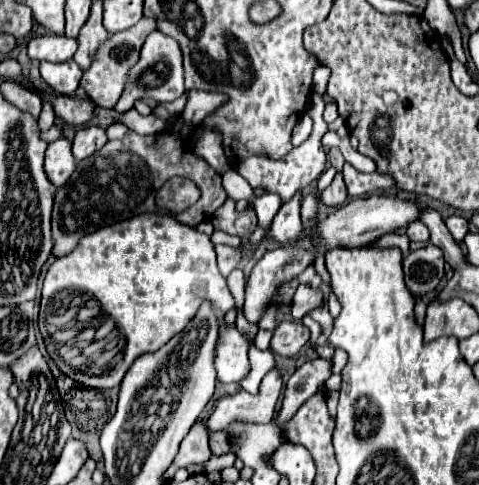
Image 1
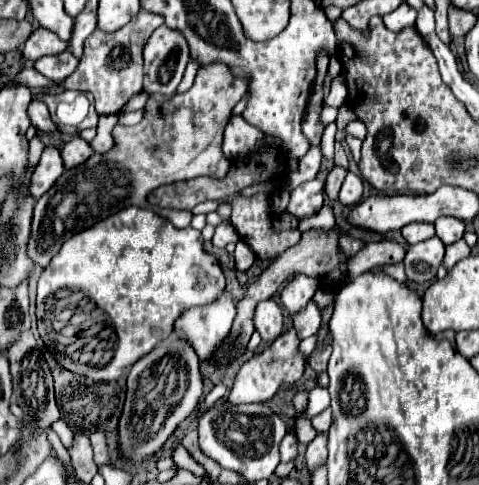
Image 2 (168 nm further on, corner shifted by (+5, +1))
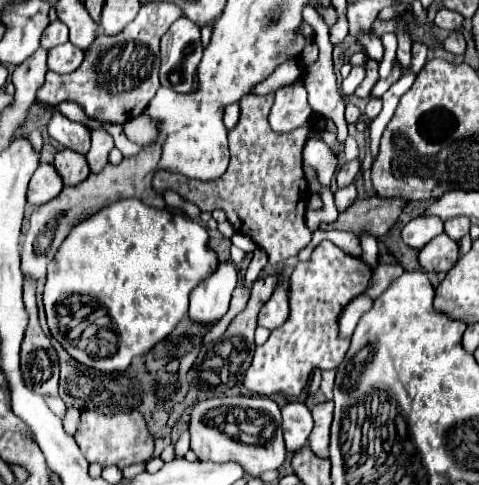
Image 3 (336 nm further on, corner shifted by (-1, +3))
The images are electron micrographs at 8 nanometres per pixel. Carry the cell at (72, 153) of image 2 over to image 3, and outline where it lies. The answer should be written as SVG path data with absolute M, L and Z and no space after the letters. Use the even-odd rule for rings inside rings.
M73 150L57 152L53 166L65 186L77 186L79 182L83 182L83 178L89 176L89 166L87 166L85 156L77 154Z

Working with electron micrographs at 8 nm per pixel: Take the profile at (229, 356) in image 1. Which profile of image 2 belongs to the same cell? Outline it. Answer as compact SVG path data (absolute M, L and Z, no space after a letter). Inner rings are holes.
M225 292L217 302L187 310L177 320L175 336L189 340L197 356L205 362L213 358L213 352L221 346L221 340L229 336L235 318L235 304Z

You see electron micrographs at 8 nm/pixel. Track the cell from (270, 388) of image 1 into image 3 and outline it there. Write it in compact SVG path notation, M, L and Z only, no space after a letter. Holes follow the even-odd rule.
M321 242L311 258L307 262L297 262L293 274L291 274L291 294L289 294L289 302L291 302L291 316L289 320L275 328L269 336L269 340L263 346L257 346L255 356L251 366L245 372L245 388L253 394L261 394L261 396L271 396L271 394L285 394L285 396L299 396L305 386L309 384L311 372L315 368L337 368L351 344L351 338L339 338L339 316L343 312L343 308L355 298L361 296L371 280L373 270L361 260L355 258L351 254L345 254L343 250L339 250L335 244L331 242Z

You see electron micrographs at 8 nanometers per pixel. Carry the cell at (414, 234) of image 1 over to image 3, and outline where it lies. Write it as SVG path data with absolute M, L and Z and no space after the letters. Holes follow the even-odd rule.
M419 216L401 228L401 238L409 248L421 250L429 240L433 240L441 232L443 232L443 220L441 218Z

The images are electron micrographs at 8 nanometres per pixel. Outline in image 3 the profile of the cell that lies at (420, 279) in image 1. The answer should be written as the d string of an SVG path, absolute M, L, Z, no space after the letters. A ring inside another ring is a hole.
M445 232L435 236L427 246L419 250L419 262L425 270L447 272L459 260L459 246Z

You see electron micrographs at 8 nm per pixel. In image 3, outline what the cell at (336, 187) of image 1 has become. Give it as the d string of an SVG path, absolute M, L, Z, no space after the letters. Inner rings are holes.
M359 160L347 162L347 164L337 172L337 186L339 186L339 188L349 186L349 184L355 180L355 176L359 174L359 170L361 170L361 162L359 162Z

